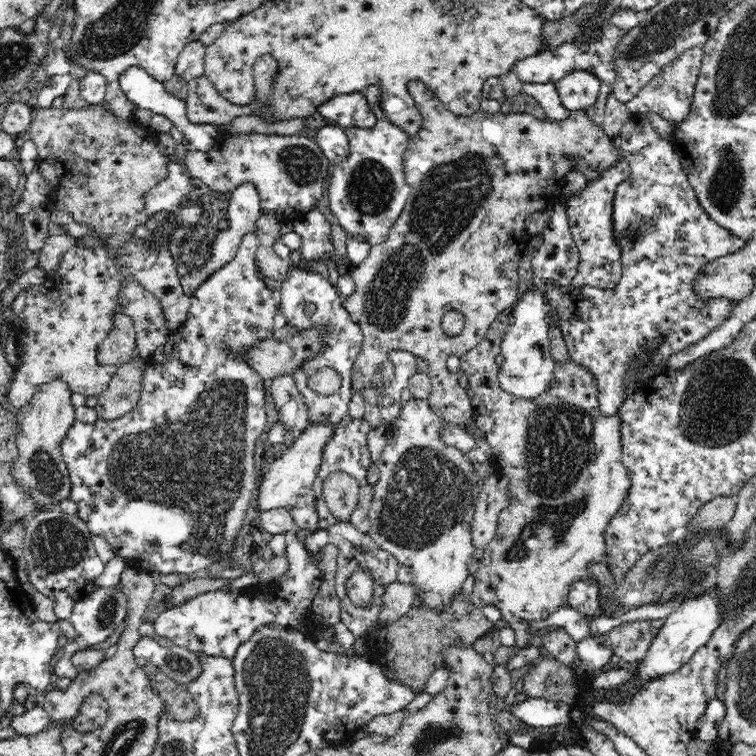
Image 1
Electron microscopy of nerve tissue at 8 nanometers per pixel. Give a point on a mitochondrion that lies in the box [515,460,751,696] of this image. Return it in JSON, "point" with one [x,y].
{"point":[696,561]}

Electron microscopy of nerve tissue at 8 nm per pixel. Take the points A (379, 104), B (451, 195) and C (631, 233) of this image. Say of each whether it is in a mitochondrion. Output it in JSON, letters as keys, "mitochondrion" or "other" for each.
{"A":"other","B":"mitochondrion","C":"mitochondrion"}

